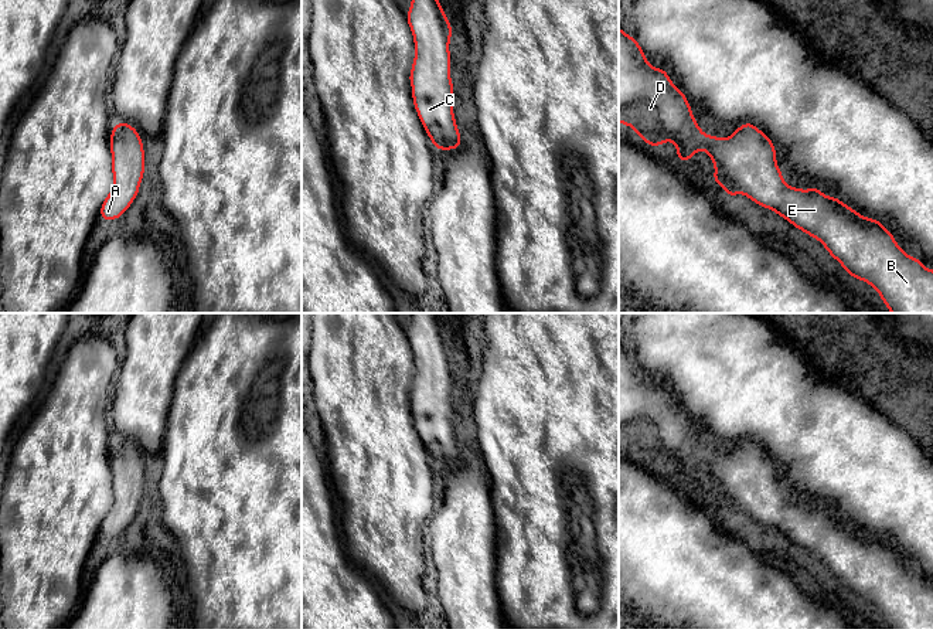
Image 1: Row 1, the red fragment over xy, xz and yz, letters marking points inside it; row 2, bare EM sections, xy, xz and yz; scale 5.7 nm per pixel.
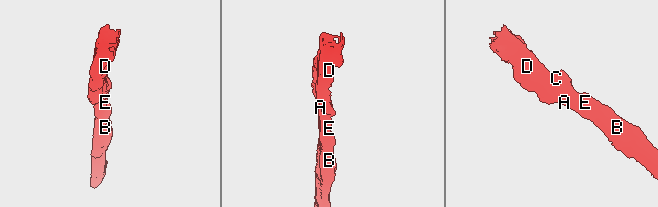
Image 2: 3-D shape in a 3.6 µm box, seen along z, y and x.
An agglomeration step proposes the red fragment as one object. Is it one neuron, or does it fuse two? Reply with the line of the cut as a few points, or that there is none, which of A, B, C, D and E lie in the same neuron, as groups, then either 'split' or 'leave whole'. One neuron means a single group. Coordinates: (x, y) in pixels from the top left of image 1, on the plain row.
no cut; A B C D E; leave whole

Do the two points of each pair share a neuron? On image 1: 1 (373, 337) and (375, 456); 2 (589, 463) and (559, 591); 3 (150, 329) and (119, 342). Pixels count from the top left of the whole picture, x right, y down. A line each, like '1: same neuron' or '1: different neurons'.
1: same neuron
2: same neuron
3: different neurons

